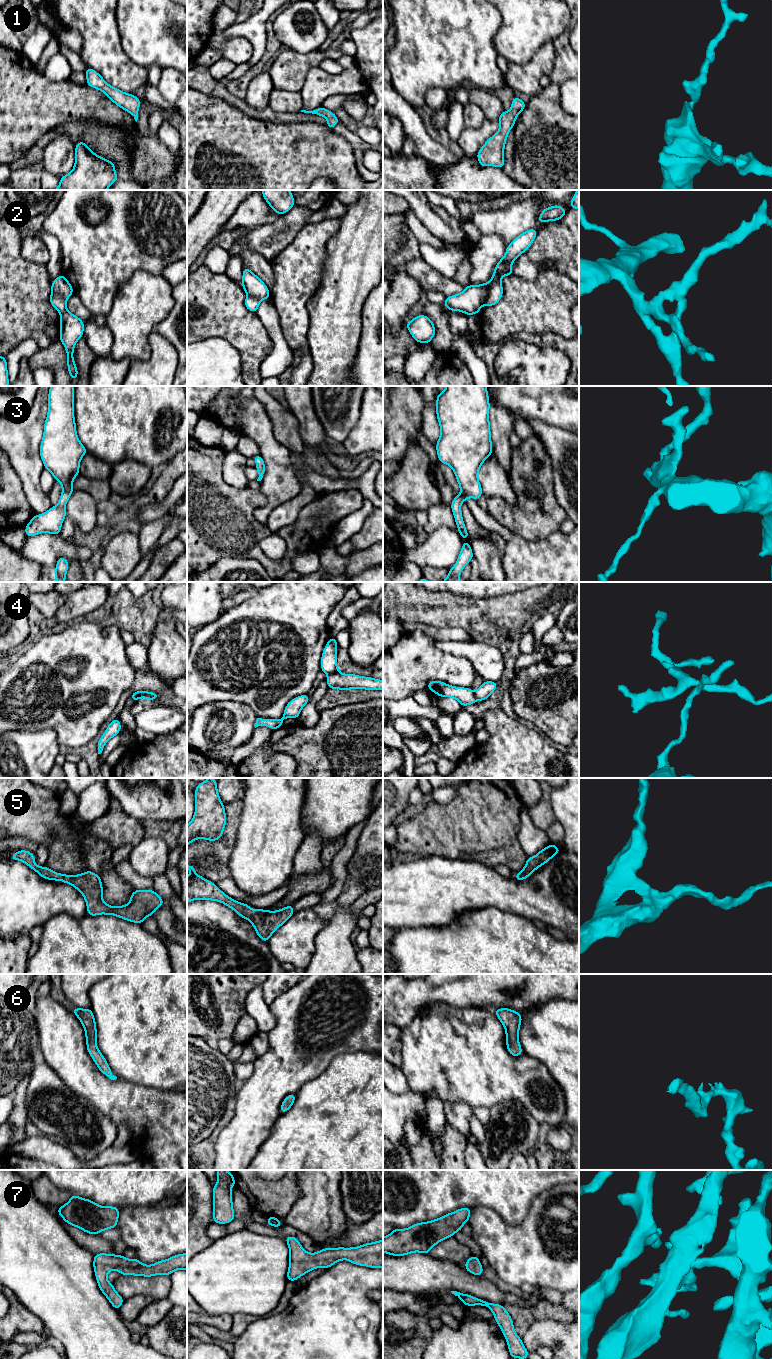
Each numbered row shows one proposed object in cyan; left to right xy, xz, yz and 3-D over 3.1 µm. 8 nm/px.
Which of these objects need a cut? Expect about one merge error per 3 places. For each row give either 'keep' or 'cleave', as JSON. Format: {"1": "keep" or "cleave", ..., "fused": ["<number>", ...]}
{"1": "keep", "2": "cleave", "3": "keep", "4": "cleave", "5": "keep", "6": "keep", "7": "keep", "fused": ["2", "4"]}

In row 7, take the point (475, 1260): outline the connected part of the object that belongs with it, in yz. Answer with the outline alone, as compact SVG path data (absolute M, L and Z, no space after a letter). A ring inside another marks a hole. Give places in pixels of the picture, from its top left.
M472 1255L466 1262L465 1262L465 1269L473 1274L473 1275L477 1275L477 1276L482 1276L483 1274L483 1267L480 1263L480 1260L478 1257Z

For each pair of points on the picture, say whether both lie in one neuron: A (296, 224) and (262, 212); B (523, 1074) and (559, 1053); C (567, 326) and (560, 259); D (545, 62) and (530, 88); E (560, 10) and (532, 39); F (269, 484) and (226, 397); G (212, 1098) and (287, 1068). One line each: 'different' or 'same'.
A: different
B: different
C: different
D: same
E: same
F: same
G: different

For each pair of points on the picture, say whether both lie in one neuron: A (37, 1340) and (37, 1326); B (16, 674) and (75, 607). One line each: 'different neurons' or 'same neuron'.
A: different neurons
B: different neurons

